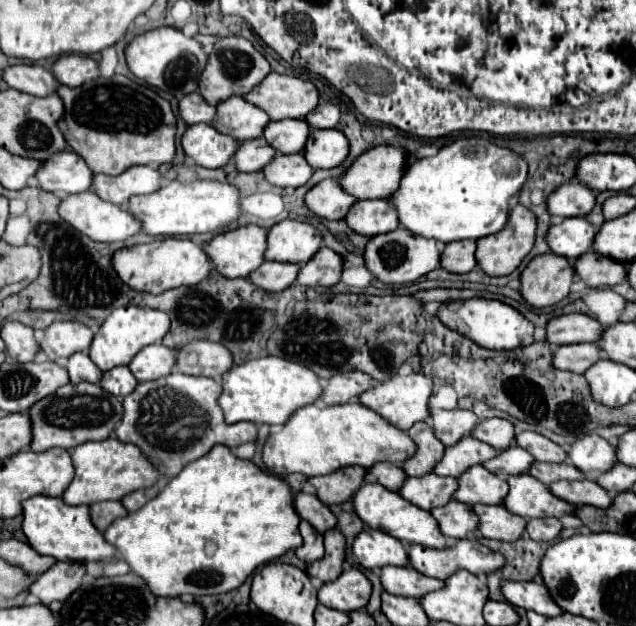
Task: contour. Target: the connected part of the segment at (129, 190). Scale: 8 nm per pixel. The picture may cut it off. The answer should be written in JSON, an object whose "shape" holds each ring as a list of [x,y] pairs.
{"shape":[[[132,166],[120,176],[96,174],[94,192],[112,204],[124,206],[132,196],[152,194],[162,186],[162,174],[152,166]]]}

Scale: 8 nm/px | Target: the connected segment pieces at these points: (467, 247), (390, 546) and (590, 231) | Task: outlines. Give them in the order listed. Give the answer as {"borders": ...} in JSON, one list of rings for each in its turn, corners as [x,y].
{"borders":[[[[450,242],[446,244],[440,260],[442,268],[454,274],[466,274],[476,268],[476,242]]],[[[364,528],[356,536],[352,544],[352,554],[364,568],[382,568],[386,564],[408,566],[408,554],[404,544],[374,528]]],[[[564,218],[548,230],[548,246],[554,254],[576,260],[592,250],[596,228],[586,218]]]]}

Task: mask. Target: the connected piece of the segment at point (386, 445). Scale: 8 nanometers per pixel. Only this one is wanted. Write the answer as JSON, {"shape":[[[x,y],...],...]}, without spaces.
{"shape":[[[314,402],[298,408],[280,430],[268,436],[262,448],[262,462],[266,464],[268,472],[276,476],[286,476],[292,472],[320,476],[352,464],[362,468],[370,468],[376,462],[402,464],[414,452],[416,446],[406,432],[390,426],[382,416],[360,402],[336,406],[320,406]]]}

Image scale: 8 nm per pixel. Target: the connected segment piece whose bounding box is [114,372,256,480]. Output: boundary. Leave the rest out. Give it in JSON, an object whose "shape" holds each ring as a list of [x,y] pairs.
{"shape":[[[172,372],[158,380],[140,382],[132,394],[124,396],[122,422],[114,434],[122,442],[136,444],[142,454],[146,454],[150,464],[170,480],[180,474],[188,462],[210,452],[214,444],[236,448],[244,442],[256,440],[256,424],[252,422],[236,422],[226,426],[218,406],[220,390],[222,384],[218,380],[186,376],[180,372]]]}

